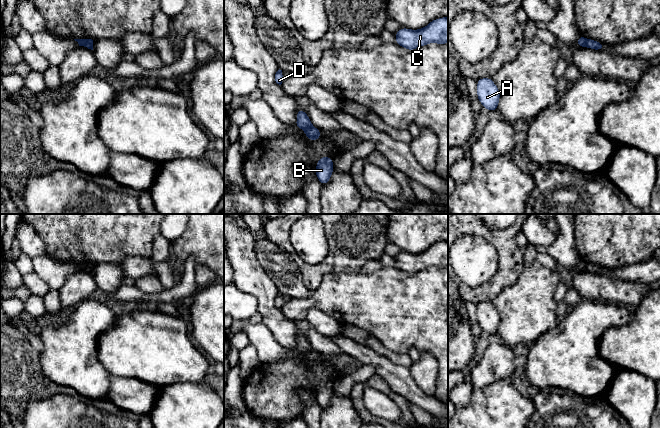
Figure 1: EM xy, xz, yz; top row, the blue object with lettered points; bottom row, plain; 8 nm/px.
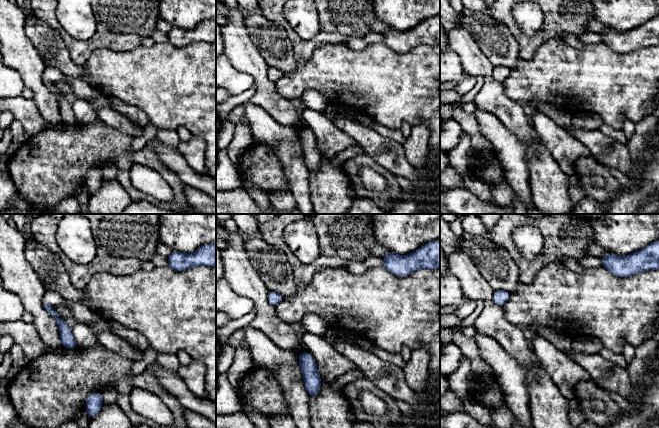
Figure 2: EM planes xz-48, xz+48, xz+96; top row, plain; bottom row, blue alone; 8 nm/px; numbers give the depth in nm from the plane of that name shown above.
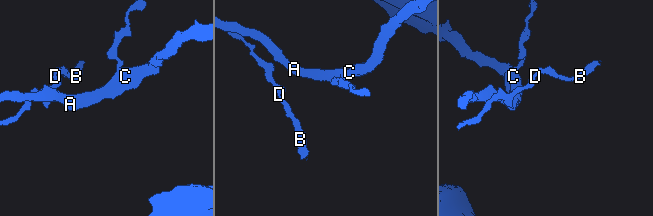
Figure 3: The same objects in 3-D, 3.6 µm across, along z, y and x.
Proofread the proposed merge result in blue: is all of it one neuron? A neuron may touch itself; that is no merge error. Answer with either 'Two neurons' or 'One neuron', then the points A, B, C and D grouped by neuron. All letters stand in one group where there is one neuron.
Two neurons. Groups: A C D / B

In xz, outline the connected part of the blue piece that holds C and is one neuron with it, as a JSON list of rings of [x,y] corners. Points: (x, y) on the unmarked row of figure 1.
[[[448,241],[432,244],[426,251],[411,254],[401,252],[395,256],[395,267],[407,274],[415,274],[429,267],[448,267]]]

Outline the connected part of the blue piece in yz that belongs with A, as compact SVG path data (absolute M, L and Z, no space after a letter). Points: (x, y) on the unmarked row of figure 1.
M484 301L477 304L477 322L483 332L486 332L488 335L495 335L498 333L500 316L492 302Z

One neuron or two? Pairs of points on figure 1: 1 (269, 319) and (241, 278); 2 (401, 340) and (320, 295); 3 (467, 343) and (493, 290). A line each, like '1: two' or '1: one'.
1: one
2: one
3: two

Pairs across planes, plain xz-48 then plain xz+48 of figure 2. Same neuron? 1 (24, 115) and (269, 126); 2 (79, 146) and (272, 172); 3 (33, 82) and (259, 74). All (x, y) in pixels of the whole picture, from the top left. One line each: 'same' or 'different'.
1: same
2: same
3: same

